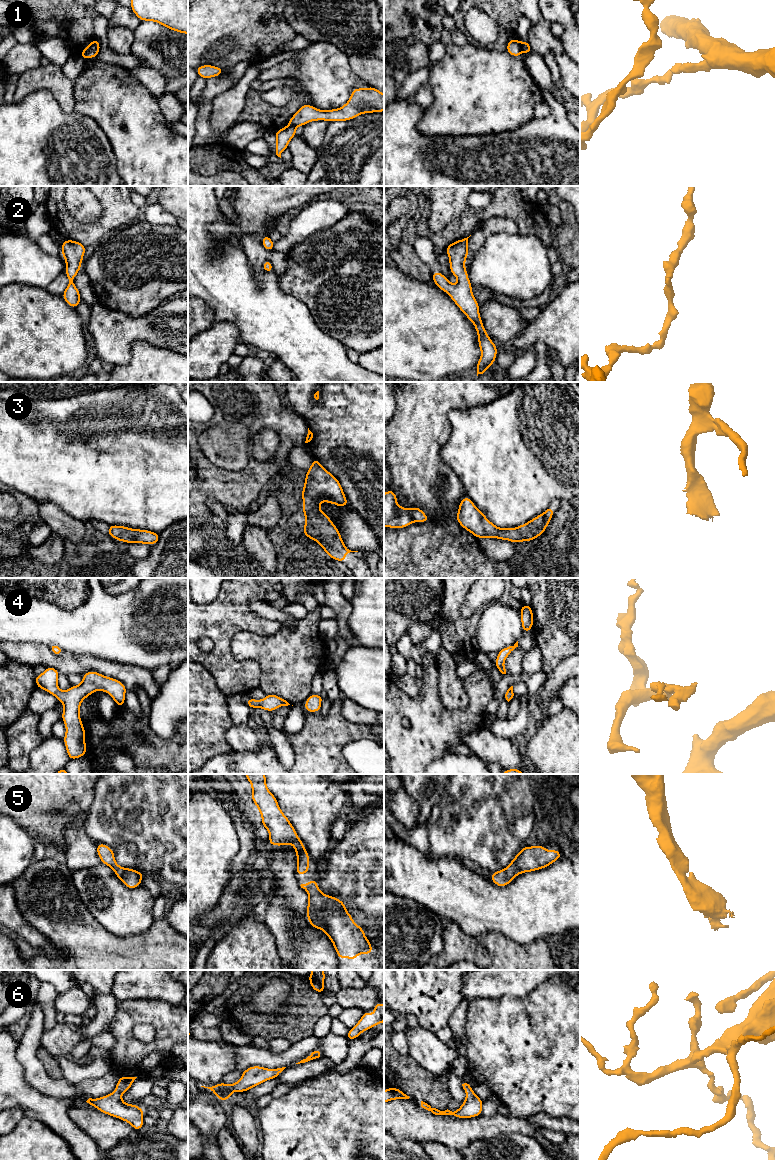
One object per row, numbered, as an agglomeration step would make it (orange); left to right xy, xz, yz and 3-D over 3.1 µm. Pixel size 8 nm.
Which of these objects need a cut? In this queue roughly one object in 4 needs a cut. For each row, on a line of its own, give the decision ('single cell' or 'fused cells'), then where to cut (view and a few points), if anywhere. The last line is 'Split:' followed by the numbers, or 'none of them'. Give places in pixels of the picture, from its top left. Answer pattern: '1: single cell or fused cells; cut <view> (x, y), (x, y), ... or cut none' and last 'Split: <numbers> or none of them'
1: fused cells; cut yz (520, 43), (521, 50)
2: single cell; cut none
3: single cell; cut none
4: single cell; cut none
5: single cell; cut none
6: single cell; cut none
Split: 1

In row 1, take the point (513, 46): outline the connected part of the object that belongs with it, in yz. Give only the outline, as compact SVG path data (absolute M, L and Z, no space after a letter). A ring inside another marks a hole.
M511 39L507 43L507 50L510 55L519 57L521 54L521 43L518 39Z

